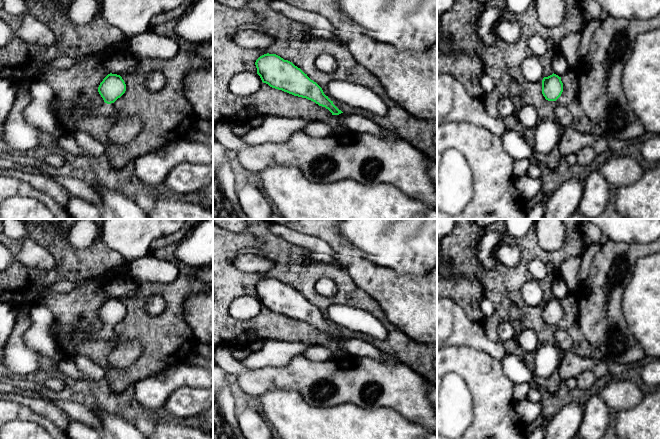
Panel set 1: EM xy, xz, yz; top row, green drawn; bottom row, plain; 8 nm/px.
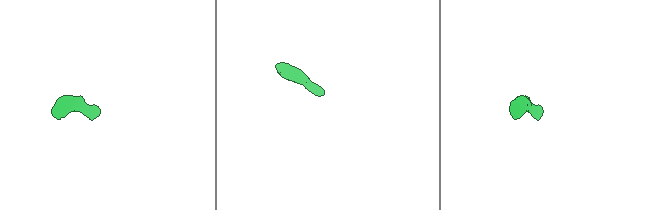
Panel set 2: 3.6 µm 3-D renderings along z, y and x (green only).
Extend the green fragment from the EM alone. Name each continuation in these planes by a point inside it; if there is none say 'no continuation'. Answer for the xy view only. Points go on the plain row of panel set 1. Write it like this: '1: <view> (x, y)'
1: xy (105, 333)

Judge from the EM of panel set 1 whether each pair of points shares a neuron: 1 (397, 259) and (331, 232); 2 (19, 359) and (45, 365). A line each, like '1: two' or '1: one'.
1: two
2: two

